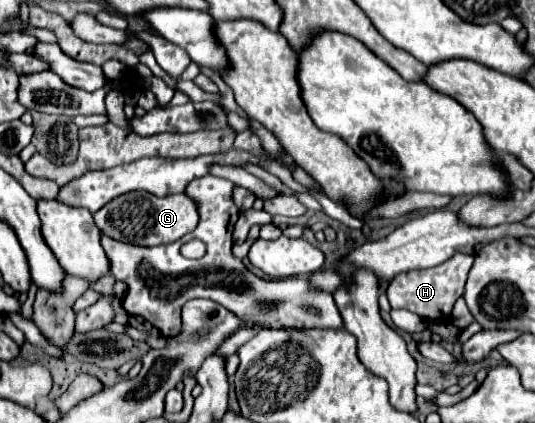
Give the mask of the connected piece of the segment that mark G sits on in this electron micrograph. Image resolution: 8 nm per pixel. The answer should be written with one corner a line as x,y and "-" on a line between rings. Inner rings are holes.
141,190
117,196
109,204
105,204
105,208
101,208
101,212
93,214
93,218
95,218
97,228
101,228
103,234
107,234
115,240
139,244
139,246
171,244
171,242
183,238
185,234
193,232
193,228
199,222
195,202
187,194
173,194
173,196
157,198
157,196
141,192

